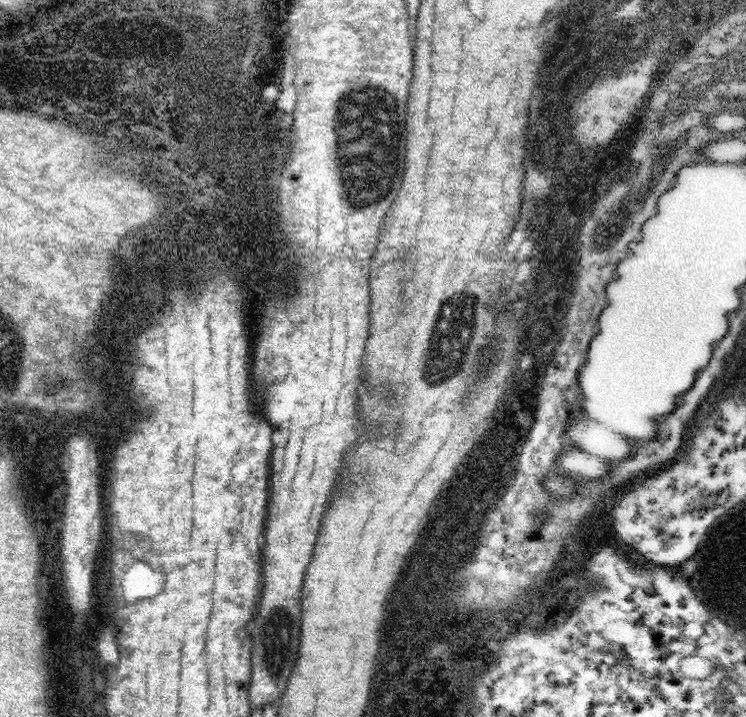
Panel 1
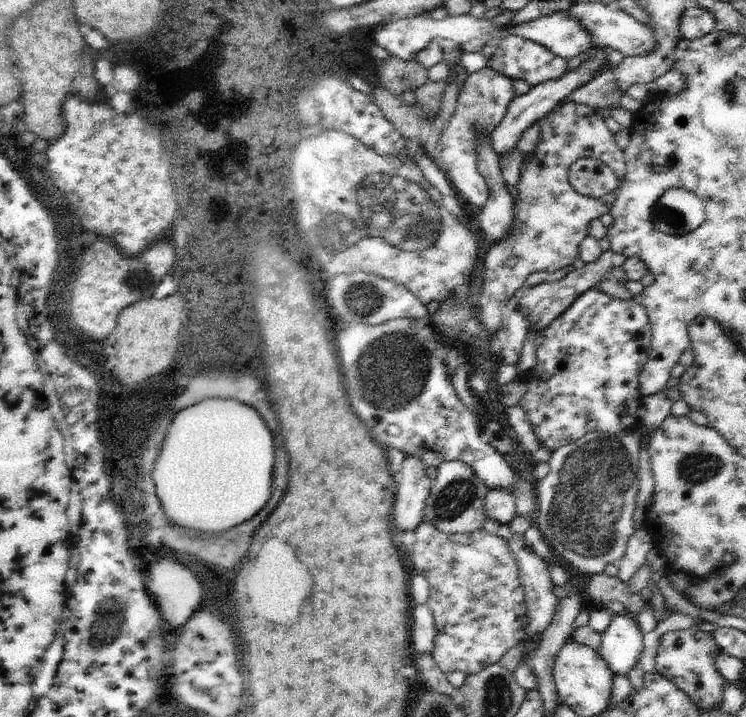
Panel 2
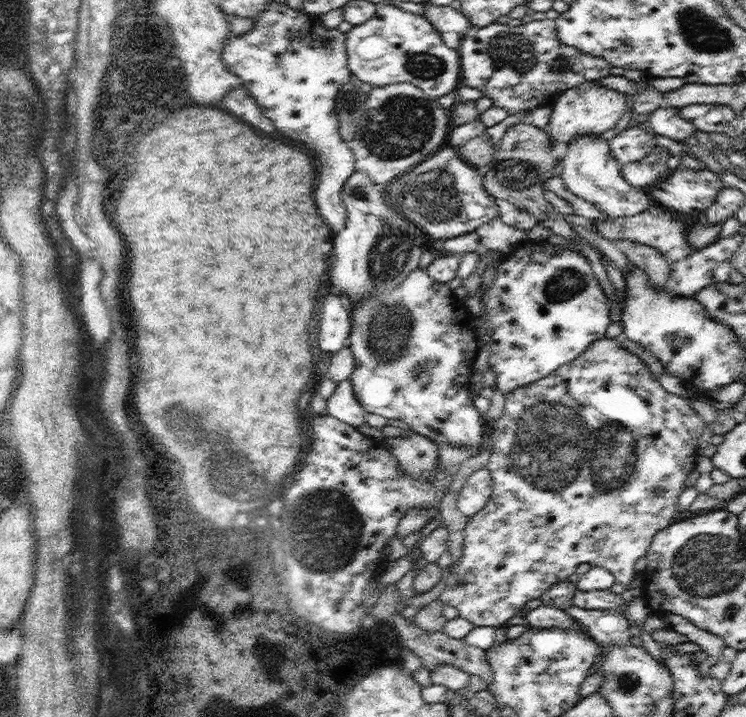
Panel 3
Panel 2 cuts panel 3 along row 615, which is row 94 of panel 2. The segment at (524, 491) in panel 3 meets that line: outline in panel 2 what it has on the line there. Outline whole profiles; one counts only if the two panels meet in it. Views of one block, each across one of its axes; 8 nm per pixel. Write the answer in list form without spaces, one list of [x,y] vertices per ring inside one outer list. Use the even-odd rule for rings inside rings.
[[[487,66],[471,76],[467,74],[467,80],[461,84],[451,120],[439,138],[441,146],[443,146],[439,160],[445,168],[443,170],[445,178],[449,180],[451,188],[455,190],[457,198],[463,198],[479,208],[485,206],[485,202],[489,198],[489,188],[487,188],[485,176],[477,168],[477,150],[481,148],[481,142],[485,138],[489,138],[491,132],[495,132],[497,124],[501,124],[501,120],[507,114],[509,104],[513,100],[515,100],[513,80],[507,78],[505,74],[499,74]]]

